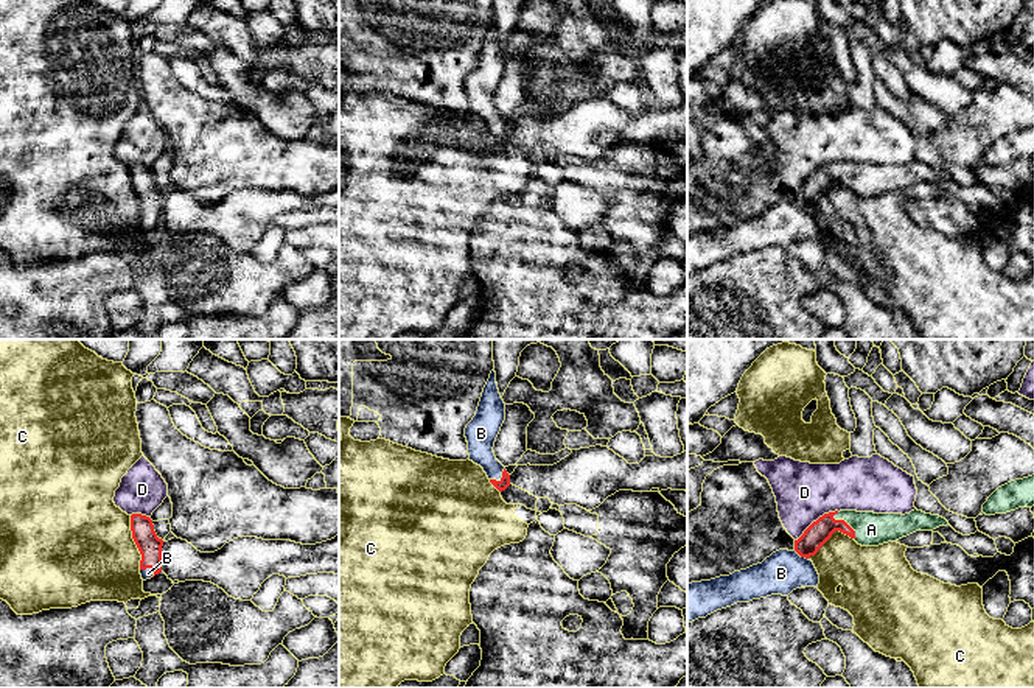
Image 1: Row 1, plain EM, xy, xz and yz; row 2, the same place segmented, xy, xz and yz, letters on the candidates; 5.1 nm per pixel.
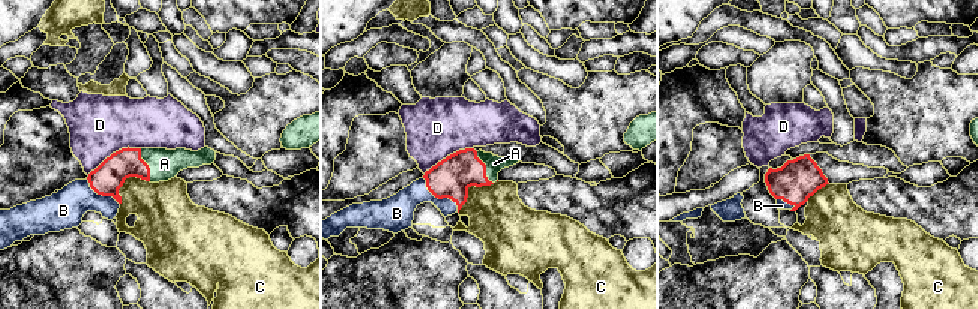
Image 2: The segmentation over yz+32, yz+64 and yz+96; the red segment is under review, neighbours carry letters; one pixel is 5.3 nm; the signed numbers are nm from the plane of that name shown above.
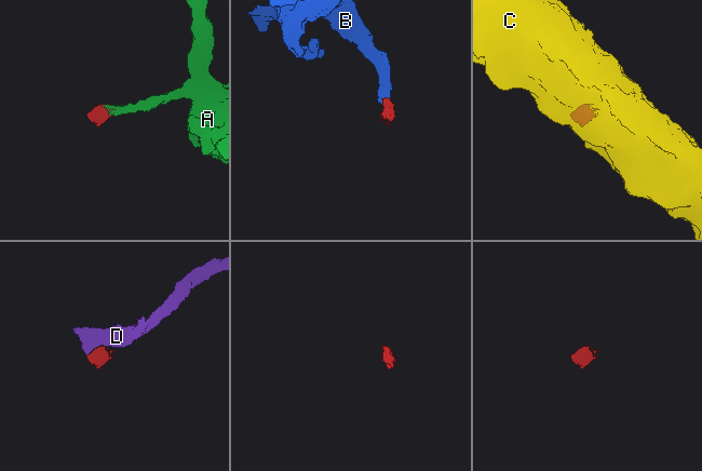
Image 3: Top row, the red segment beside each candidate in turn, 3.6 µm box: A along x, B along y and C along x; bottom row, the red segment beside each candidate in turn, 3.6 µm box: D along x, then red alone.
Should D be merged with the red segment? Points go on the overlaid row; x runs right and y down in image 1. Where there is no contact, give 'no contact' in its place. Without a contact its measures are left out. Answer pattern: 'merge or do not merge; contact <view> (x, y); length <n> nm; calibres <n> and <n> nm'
do not merge; contact yz (818, 519); length 280 nm; calibres 120 and 300 nm

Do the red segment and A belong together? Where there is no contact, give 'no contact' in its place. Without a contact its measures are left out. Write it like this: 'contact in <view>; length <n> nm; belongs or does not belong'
contact in yz; length 170 nm; belongs

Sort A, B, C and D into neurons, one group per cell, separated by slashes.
A B / C / D

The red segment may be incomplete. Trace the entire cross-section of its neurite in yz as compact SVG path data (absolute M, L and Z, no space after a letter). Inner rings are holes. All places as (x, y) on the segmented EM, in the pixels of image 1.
M917 509L905 515L857 511L824 514L795 540L793 551L779 549L746 570L687 584L687 624L737 602L771 595L788 596L801 587L818 587L819 574L809 557L815 556L835 531L861 546L879 546L916 531L933 531L947 525L945 518Z

